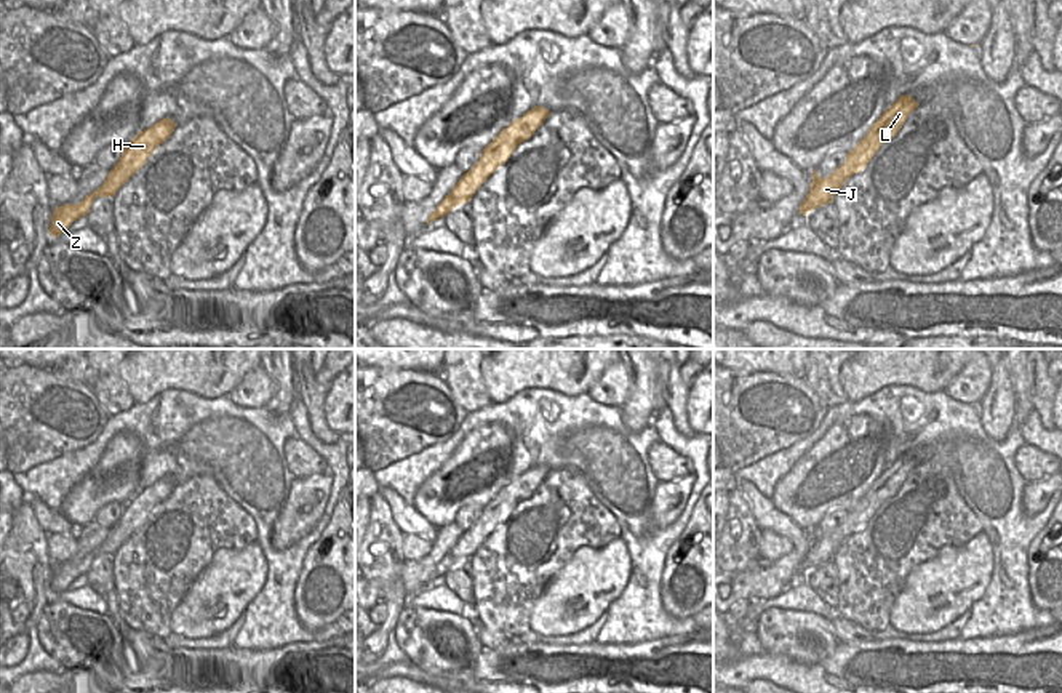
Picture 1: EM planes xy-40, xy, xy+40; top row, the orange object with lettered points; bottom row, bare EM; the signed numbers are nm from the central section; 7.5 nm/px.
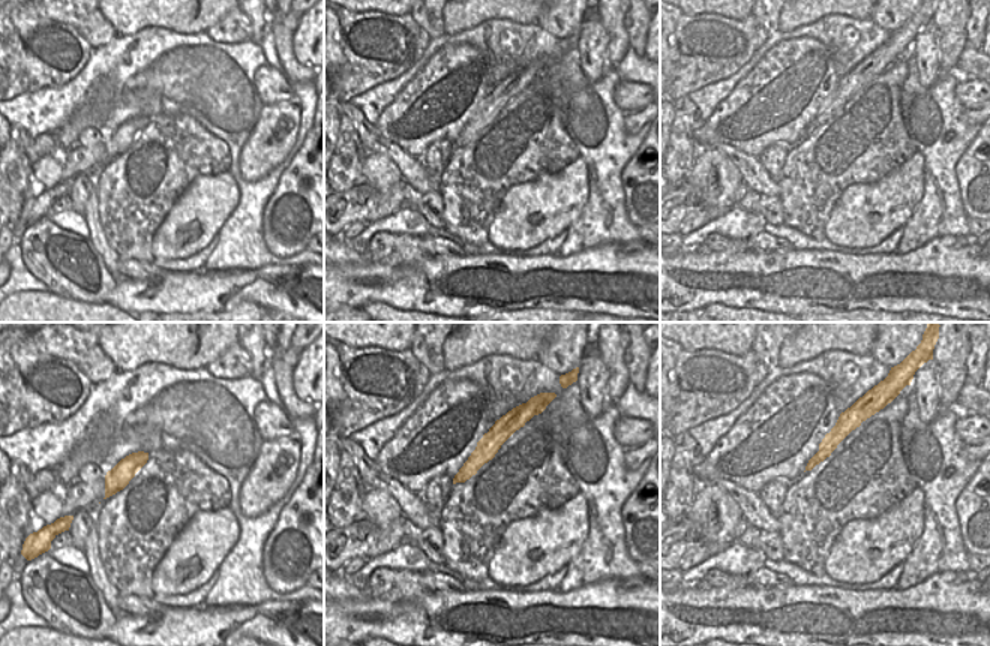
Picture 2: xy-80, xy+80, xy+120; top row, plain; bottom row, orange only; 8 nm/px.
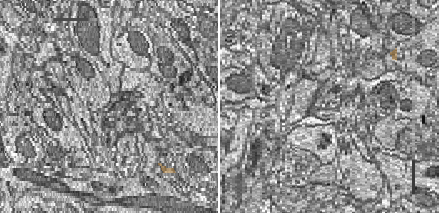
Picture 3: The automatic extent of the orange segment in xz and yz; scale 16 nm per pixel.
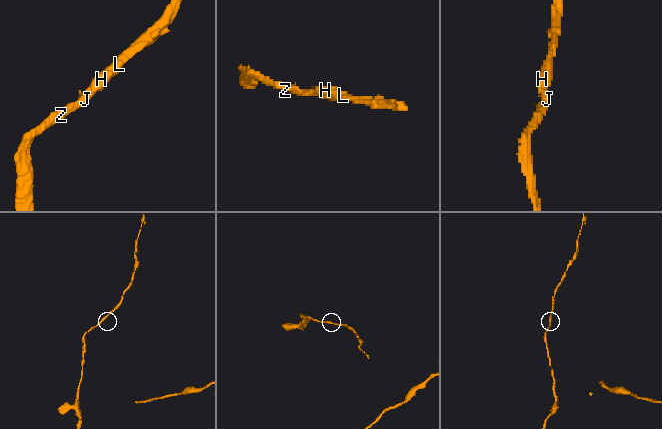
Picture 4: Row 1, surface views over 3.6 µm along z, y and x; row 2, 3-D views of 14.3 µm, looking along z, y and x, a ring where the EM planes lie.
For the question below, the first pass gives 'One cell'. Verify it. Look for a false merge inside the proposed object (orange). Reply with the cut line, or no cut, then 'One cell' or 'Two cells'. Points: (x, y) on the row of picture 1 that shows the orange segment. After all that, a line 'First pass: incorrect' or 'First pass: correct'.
No split. One cell
First pass: correct

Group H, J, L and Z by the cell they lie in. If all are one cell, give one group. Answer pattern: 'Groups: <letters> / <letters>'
Groups: H J L Z

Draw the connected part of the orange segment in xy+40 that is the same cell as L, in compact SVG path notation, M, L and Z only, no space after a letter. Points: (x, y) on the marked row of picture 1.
M902 94L889 109L884 109L883 115L872 125L864 139L846 154L844 163L828 178L820 178L817 171L811 171L811 189L806 194L806 200L800 205L800 214L806 216L809 211L832 203L833 195L844 181L867 166L878 149L897 134L907 117L918 106L912 96Z

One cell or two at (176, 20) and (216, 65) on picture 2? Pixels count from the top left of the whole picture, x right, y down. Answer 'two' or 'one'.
two

